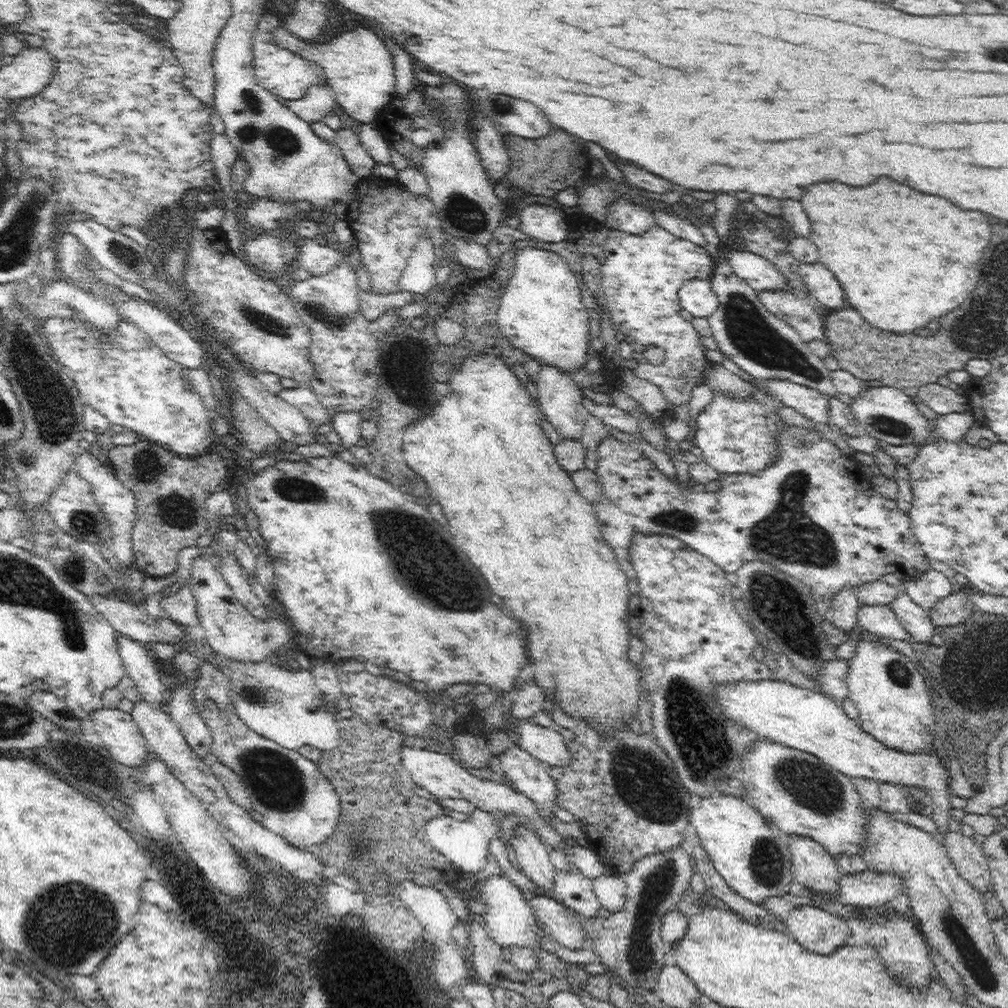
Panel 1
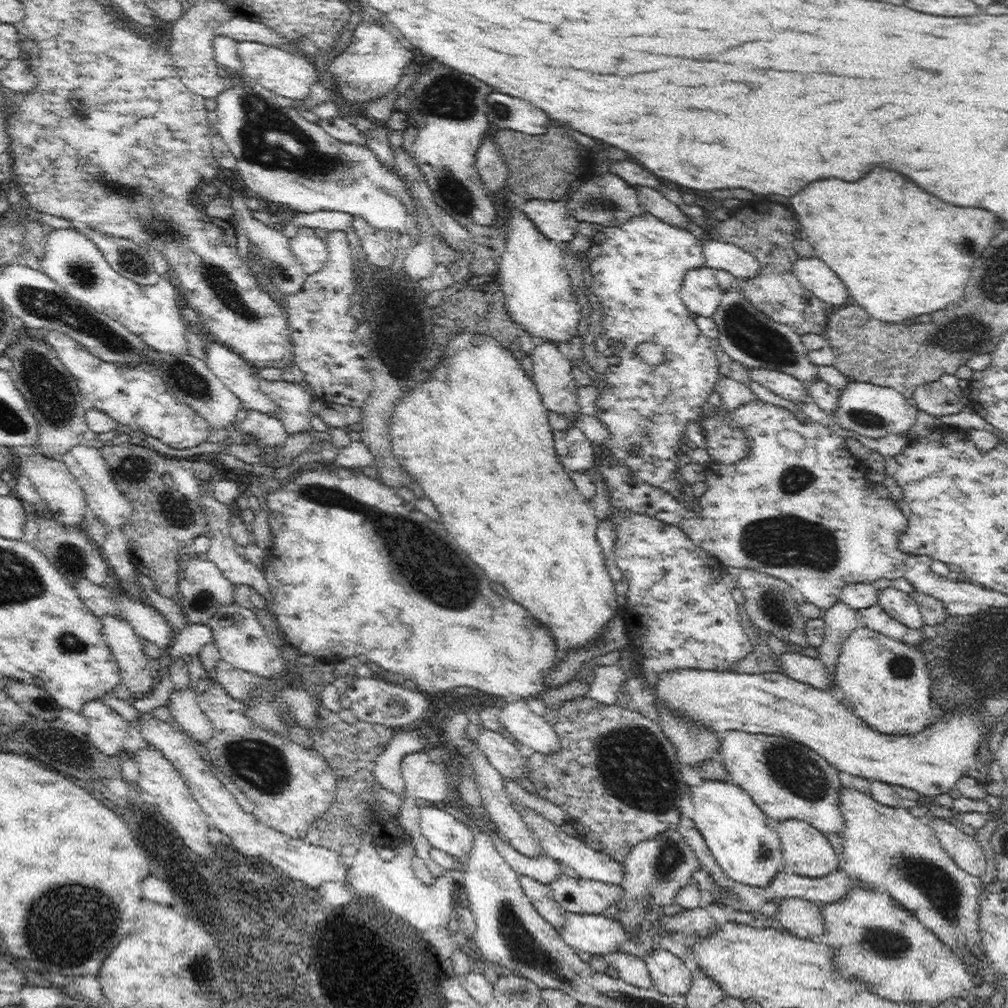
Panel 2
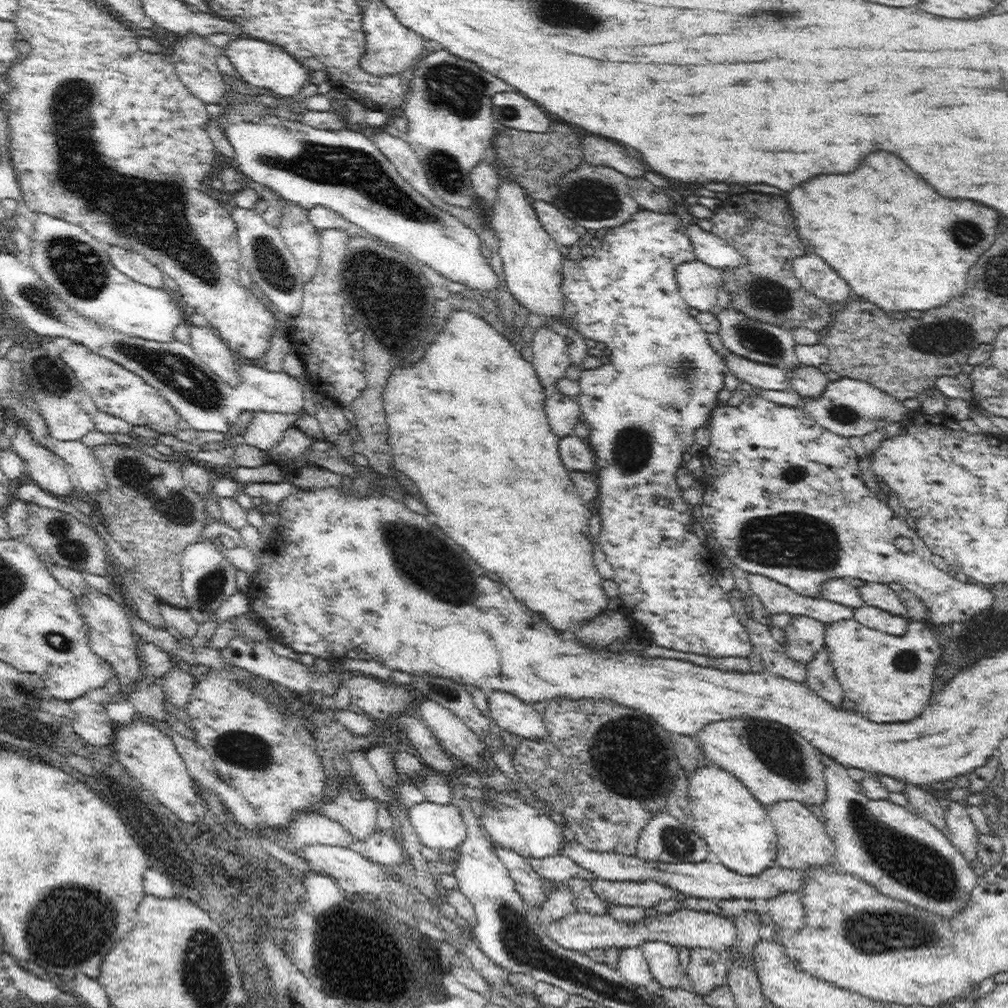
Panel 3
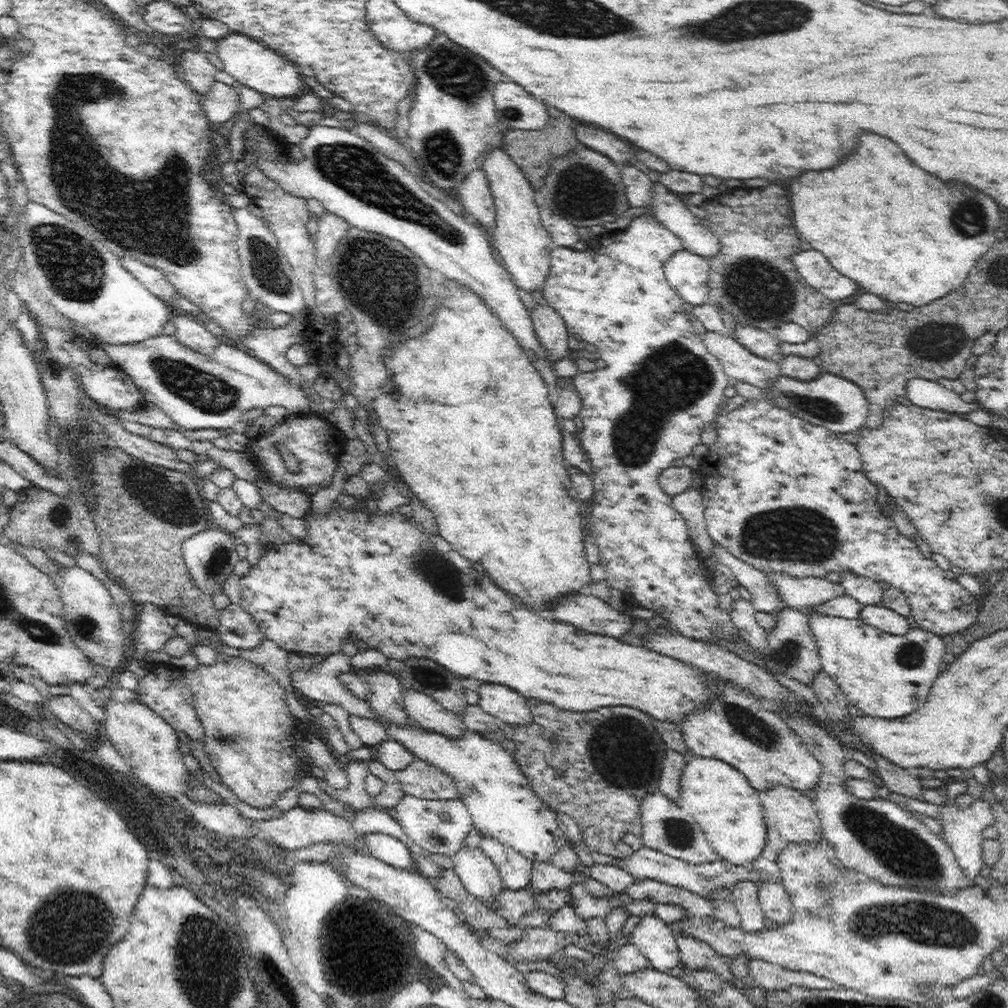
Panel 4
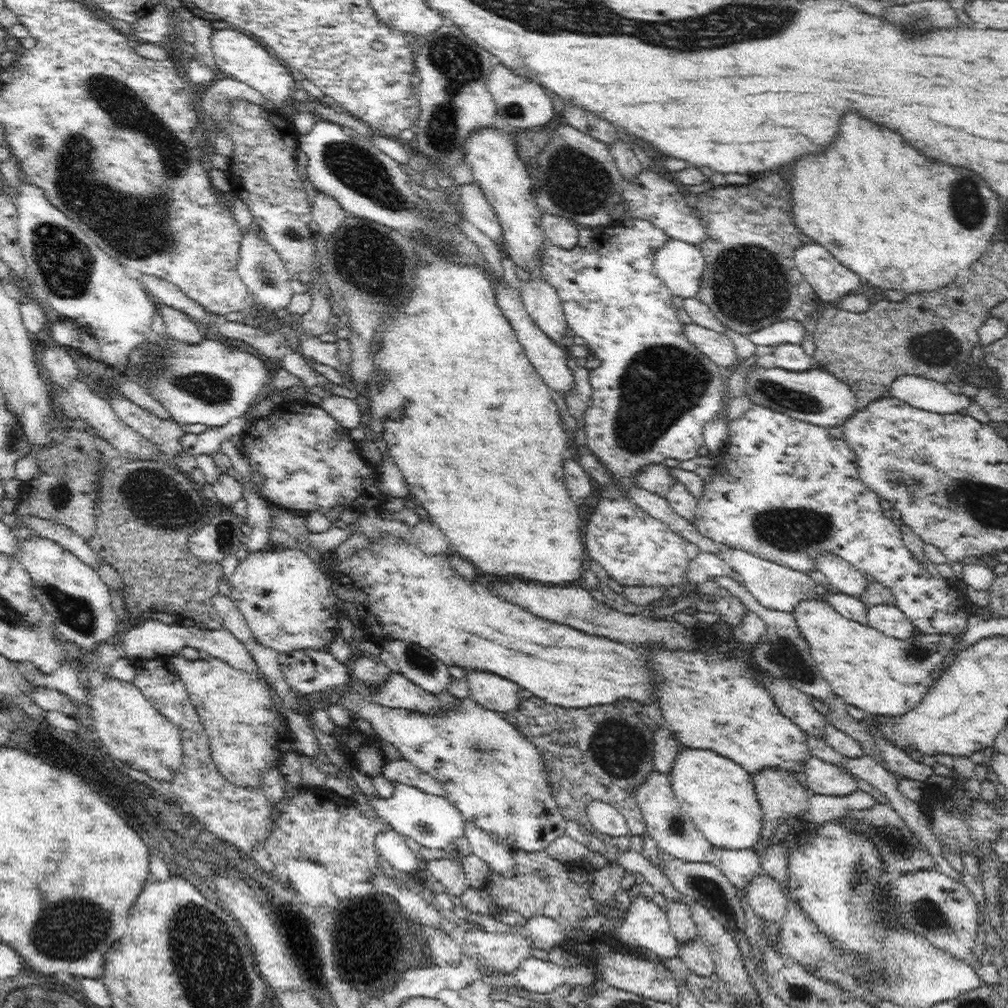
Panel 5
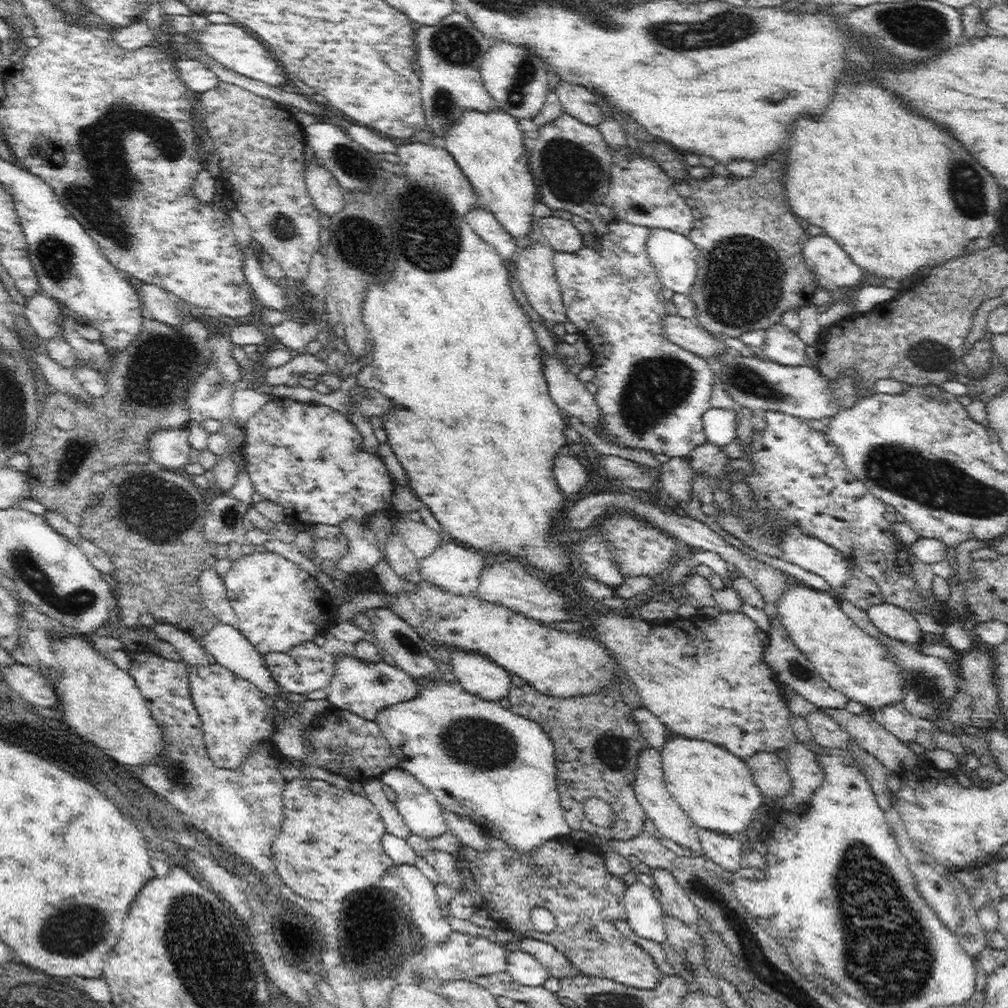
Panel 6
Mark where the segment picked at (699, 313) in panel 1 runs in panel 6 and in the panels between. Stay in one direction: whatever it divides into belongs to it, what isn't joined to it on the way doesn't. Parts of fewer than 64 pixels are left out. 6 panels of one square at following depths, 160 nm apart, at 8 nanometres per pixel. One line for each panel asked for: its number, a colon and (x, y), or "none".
2: (700, 291)
3: (698, 282)
4: (689, 274)
5: (681, 266)
6: (675, 258)

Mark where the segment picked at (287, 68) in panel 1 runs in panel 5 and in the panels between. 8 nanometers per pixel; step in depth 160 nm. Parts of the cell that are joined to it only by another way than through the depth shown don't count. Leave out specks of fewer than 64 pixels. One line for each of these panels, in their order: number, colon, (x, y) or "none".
2: (288, 74)
3: (266, 65)
4: (251, 62)
5: (237, 54)

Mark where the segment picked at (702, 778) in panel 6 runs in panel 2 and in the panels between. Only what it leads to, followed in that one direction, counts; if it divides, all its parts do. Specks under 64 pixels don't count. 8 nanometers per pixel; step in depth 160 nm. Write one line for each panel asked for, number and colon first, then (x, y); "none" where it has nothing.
2: (745, 843)
3: (735, 827)
4: (720, 800)
5: (719, 795)

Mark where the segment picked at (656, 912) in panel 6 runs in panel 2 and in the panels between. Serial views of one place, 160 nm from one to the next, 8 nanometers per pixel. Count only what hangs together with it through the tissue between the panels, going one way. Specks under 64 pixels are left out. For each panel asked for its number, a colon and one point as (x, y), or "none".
2: (671, 977)
3: (664, 962)
4: (654, 940)
5: (646, 925)

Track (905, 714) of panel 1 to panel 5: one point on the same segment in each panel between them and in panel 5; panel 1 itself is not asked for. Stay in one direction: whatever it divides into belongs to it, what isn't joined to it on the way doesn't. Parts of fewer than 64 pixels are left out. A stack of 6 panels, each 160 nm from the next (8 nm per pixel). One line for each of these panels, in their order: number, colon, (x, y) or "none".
2: (885, 681)
3: (889, 678)
4: (886, 675)
5: (880, 674)

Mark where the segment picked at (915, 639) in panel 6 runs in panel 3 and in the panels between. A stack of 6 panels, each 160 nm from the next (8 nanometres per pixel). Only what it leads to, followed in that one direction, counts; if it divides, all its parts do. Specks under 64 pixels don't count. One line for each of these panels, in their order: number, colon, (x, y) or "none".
3: (873, 617)
4: (880, 616)
5: (889, 619)

